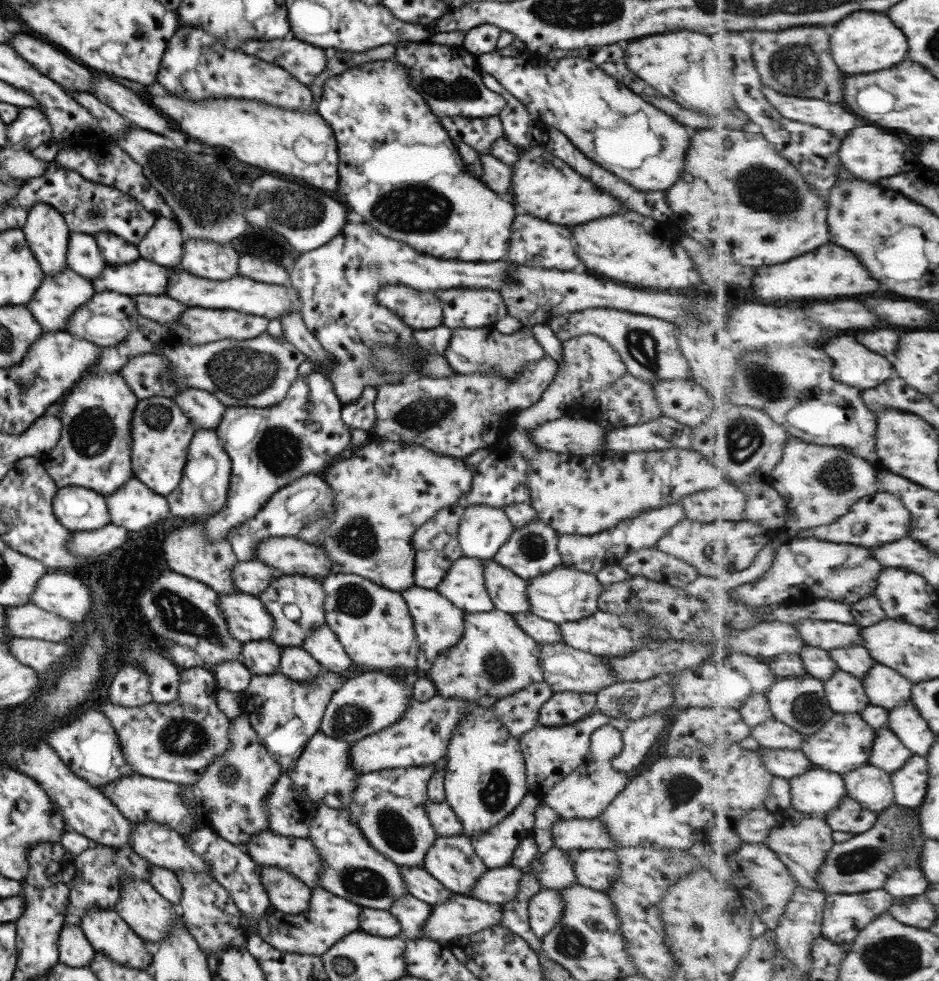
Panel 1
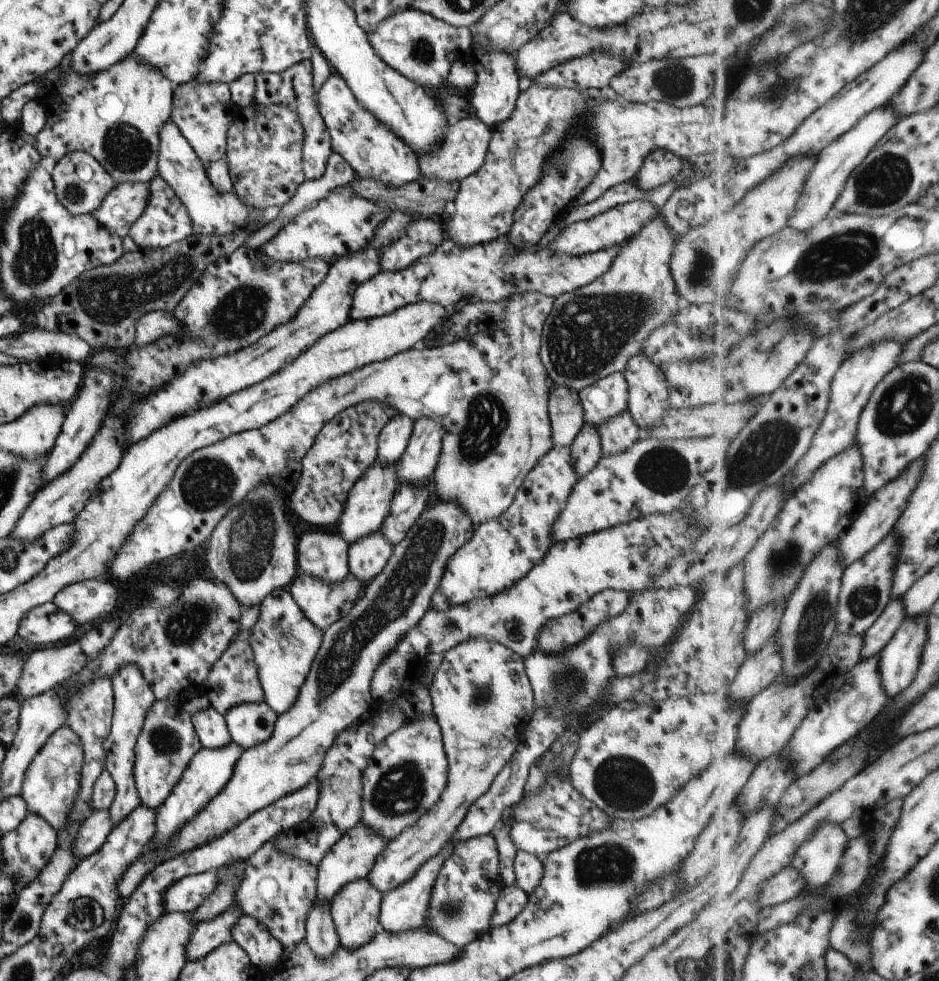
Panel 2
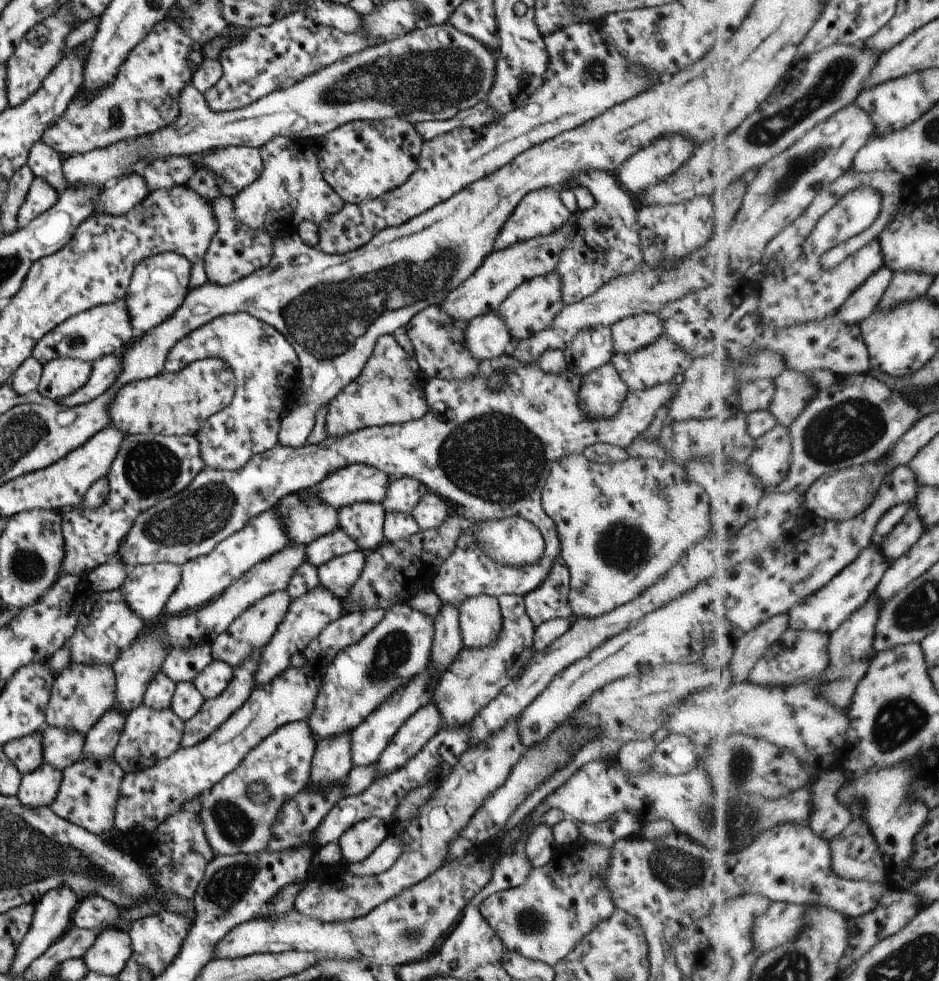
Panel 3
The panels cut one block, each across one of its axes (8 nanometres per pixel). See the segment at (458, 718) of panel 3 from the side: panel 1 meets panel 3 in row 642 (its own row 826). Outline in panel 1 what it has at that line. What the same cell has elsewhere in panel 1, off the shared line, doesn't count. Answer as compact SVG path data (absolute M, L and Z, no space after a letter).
M527 792L505 818L486 831L470 836L475 855L487 869L510 864L515 846L524 838L531 836L534 812L539 802L539 797Z

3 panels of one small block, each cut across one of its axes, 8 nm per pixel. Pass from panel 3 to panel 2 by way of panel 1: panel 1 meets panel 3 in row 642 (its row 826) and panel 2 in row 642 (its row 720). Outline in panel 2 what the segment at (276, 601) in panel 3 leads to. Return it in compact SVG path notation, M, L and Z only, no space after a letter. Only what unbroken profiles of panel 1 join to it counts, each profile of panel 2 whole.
M241 630L236 634L228 648L219 656L219 659L209 667L205 685L206 698L209 705L221 716L227 714L231 708L239 704L259 704L264 702L261 686L257 678L257 670L253 664L253 656L247 636L250 630Z

